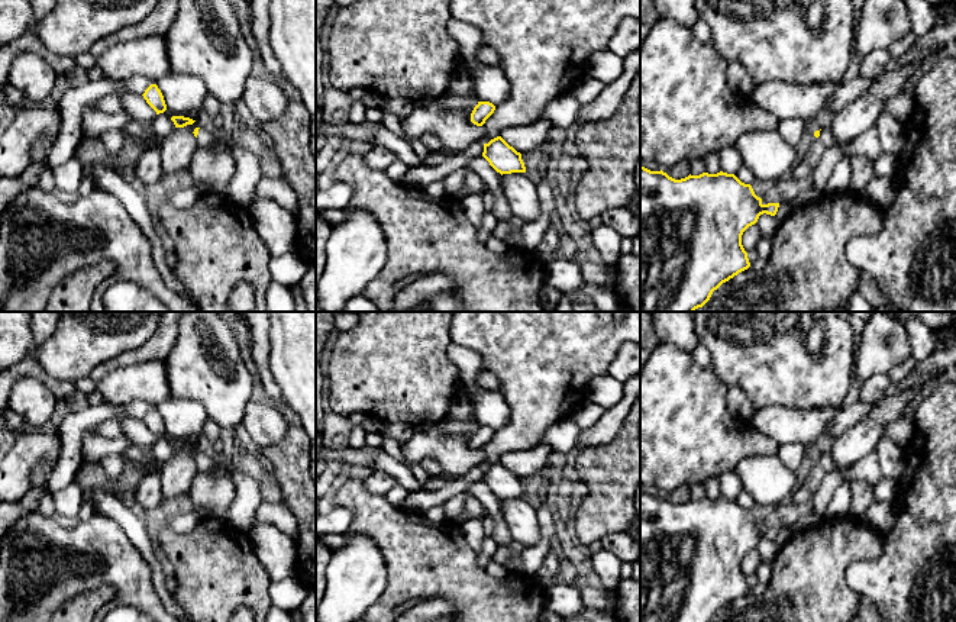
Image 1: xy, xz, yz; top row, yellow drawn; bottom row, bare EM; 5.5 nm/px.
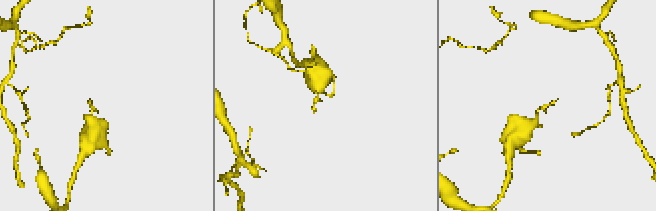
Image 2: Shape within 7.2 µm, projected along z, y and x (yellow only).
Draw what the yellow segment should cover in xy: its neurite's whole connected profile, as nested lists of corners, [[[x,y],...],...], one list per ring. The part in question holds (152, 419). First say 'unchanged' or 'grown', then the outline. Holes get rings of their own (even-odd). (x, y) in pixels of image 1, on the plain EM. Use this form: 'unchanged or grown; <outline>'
unchanged; [[[151,409],[142,419],[146,428],[156,436],[156,439],[167,435],[164,420],[156,409]]]

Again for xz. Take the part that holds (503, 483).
unchanged; [[[501,461],[484,468],[482,481],[501,500],[511,497],[526,497],[521,478],[510,471]]]

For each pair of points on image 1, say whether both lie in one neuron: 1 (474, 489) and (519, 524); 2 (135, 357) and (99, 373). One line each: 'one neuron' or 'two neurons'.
1: two neurons
2: one neuron

